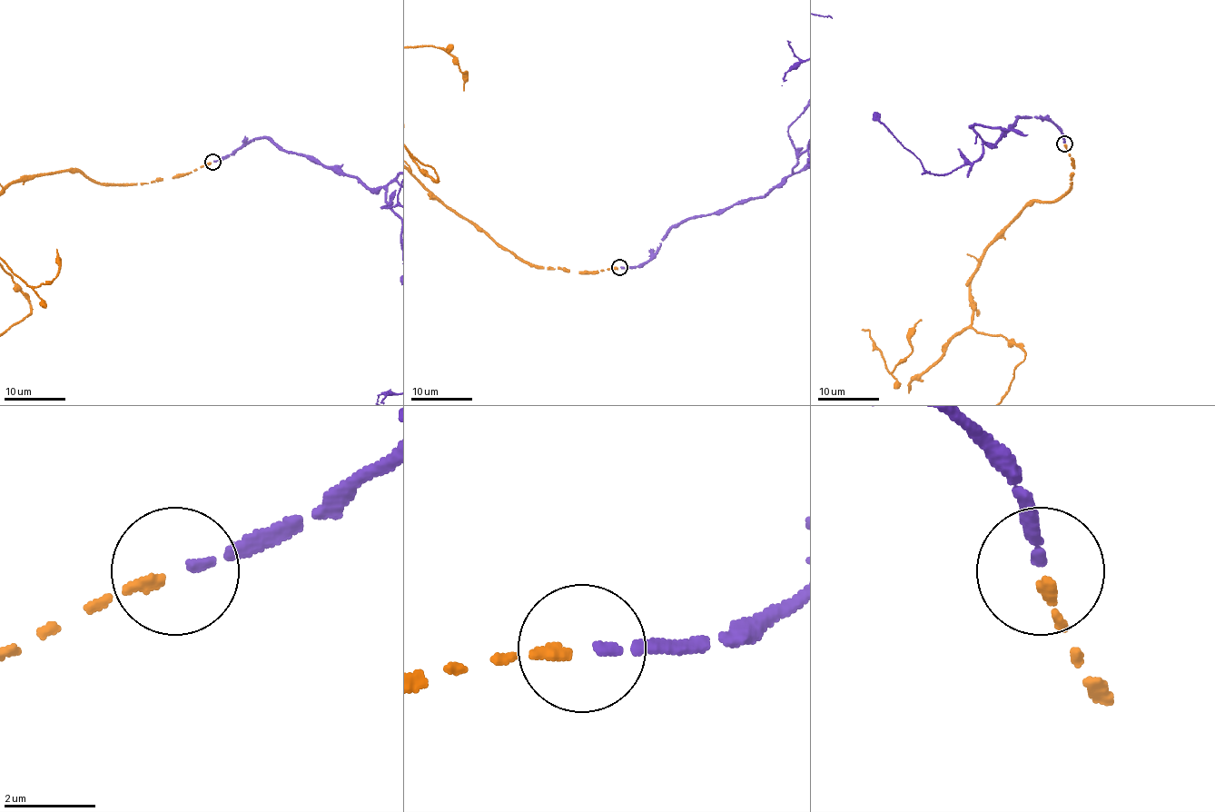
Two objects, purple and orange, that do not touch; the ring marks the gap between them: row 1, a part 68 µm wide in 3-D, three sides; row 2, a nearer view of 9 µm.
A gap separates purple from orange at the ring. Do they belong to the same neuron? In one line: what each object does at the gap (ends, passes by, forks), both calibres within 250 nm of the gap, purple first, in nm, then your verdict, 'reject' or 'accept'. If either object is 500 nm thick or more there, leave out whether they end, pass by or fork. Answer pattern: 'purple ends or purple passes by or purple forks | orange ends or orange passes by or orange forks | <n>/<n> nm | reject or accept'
purple ends | orange ends | 170/240 nm | accept

